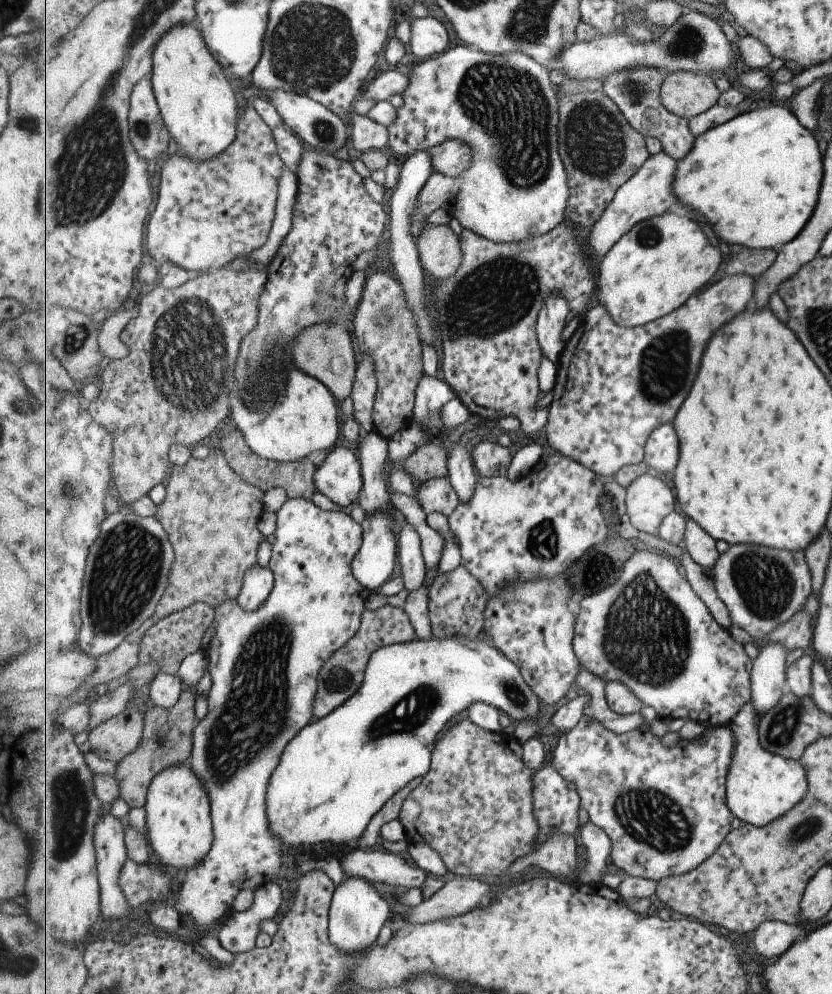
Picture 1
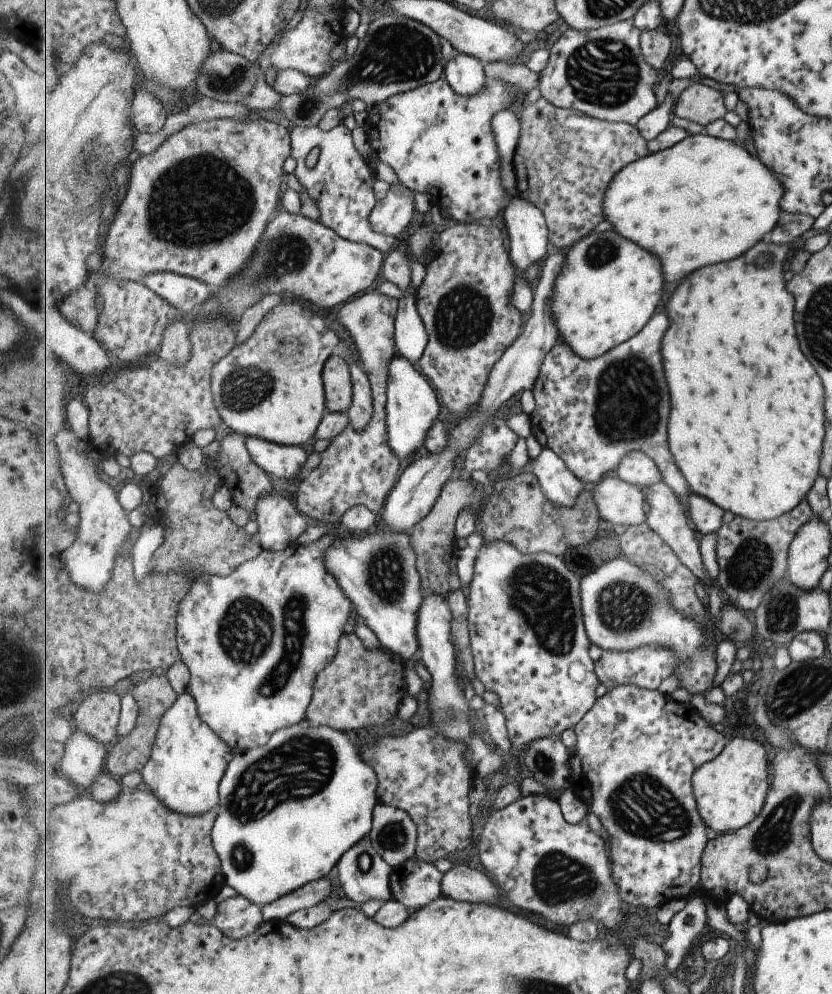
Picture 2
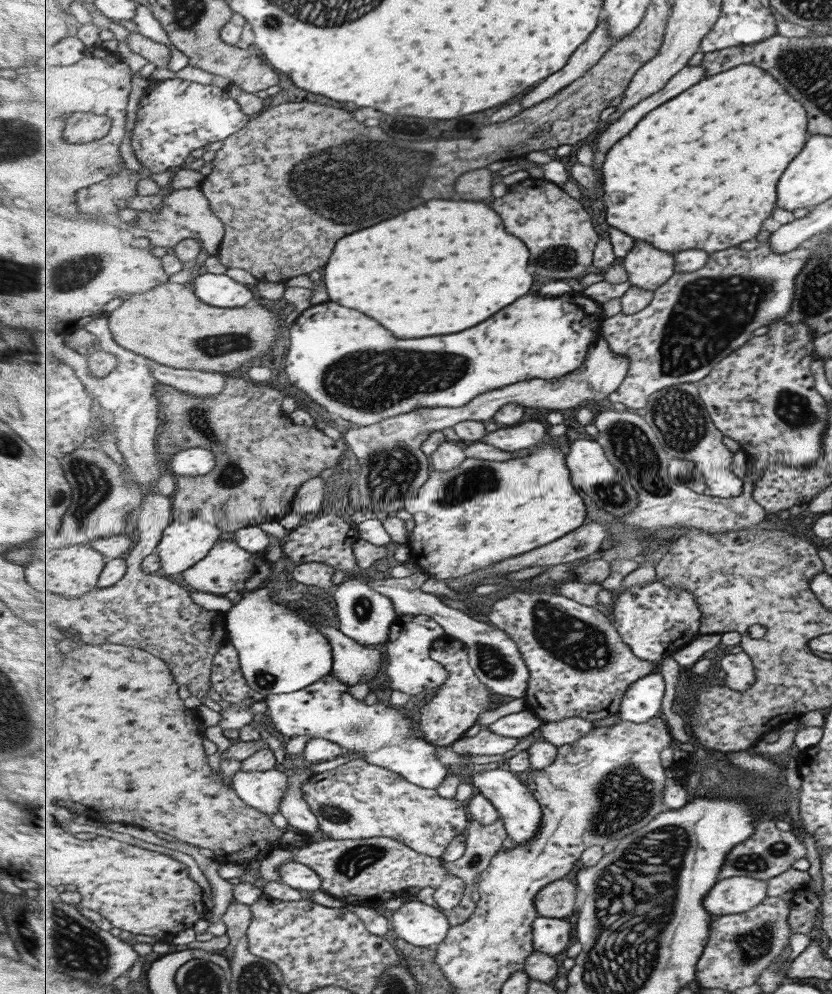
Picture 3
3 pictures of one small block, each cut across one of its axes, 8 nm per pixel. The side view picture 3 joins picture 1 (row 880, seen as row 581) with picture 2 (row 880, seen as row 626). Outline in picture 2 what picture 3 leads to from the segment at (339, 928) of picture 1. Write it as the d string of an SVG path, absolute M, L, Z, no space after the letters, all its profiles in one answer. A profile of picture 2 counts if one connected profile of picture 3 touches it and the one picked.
M367 836L359 841L350 851L347 851L342 860L338 862L338 880L349 898L349 903L359 908L364 902L371 899L384 900L385 902L393 898L392 894L392 867L383 855L375 848L372 838Z

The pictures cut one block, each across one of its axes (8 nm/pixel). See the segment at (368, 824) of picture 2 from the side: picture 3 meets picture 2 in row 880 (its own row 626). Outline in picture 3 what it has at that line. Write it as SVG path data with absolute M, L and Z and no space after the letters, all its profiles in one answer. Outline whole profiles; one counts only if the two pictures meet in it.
M269 588L251 591L226 613L229 640L239 653L242 673L248 685L260 694L287 694L306 689L334 670L334 649L330 639L299 610L289 609L269 598Z

